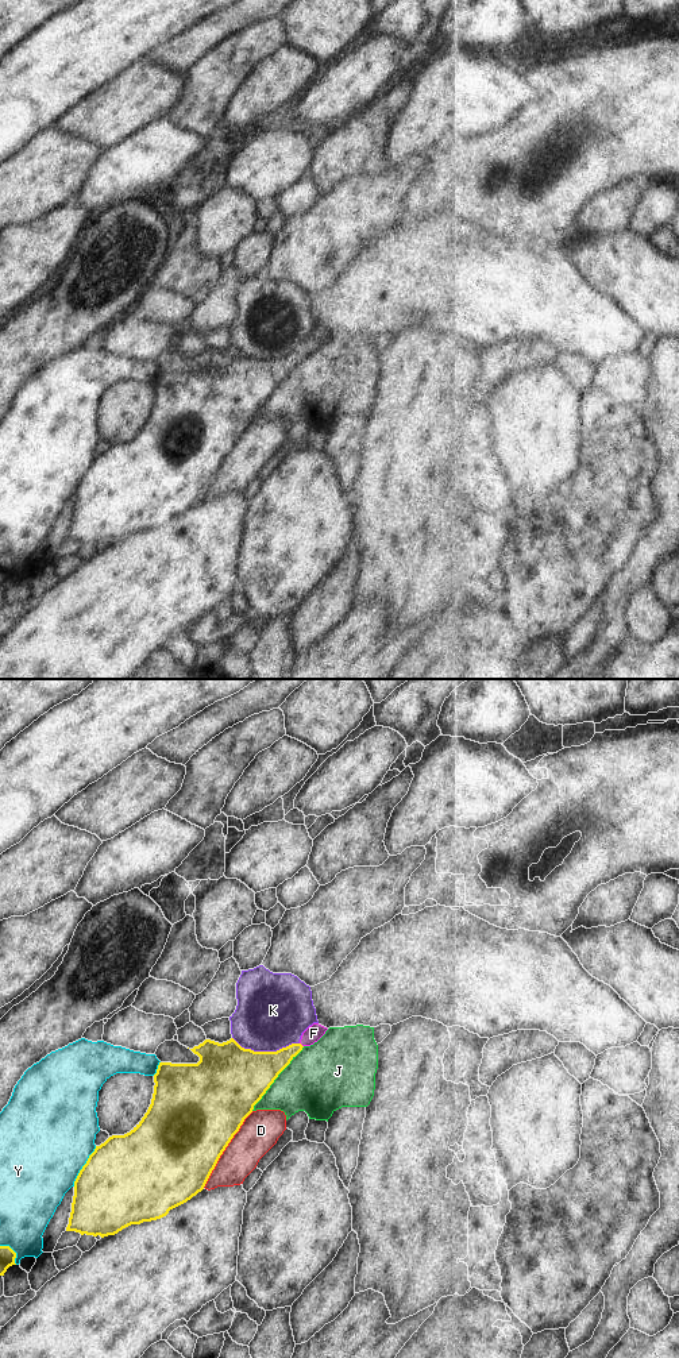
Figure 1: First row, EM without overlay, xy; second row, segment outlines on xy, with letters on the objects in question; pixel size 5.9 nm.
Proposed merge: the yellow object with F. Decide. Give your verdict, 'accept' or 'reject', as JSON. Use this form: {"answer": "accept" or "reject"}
{"answer": "reject"}

